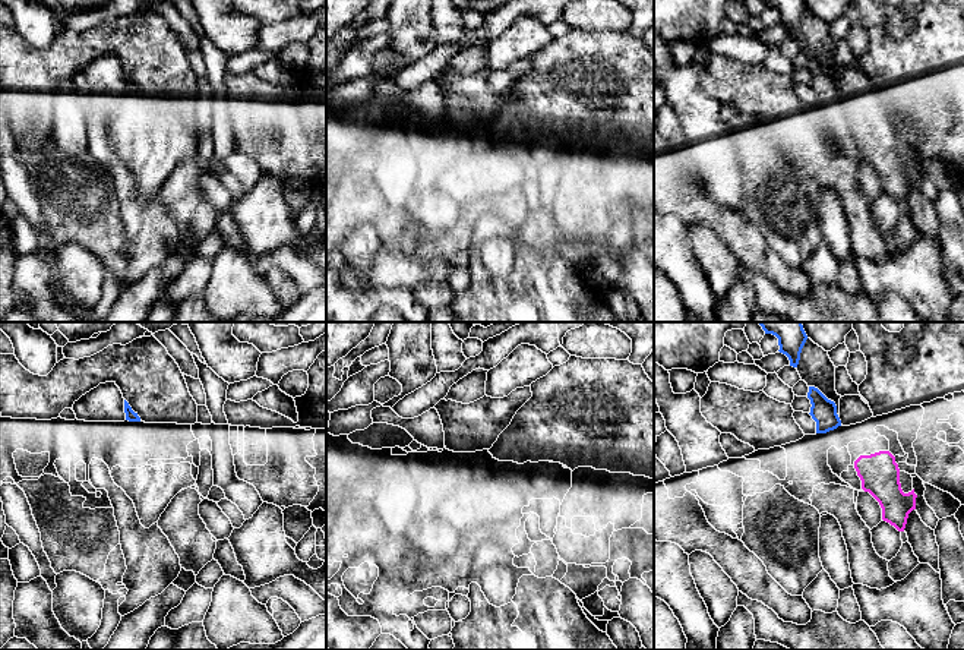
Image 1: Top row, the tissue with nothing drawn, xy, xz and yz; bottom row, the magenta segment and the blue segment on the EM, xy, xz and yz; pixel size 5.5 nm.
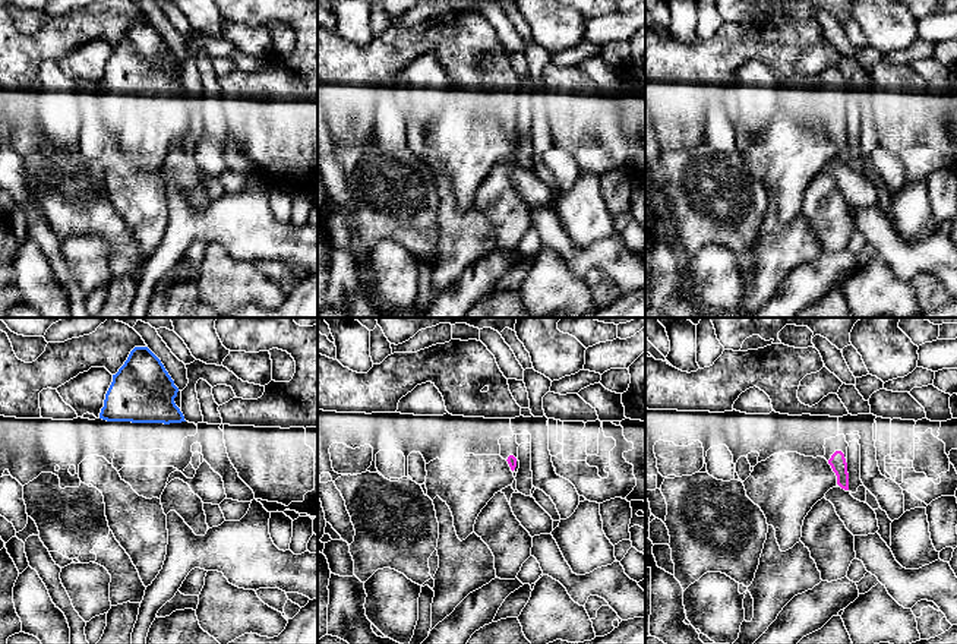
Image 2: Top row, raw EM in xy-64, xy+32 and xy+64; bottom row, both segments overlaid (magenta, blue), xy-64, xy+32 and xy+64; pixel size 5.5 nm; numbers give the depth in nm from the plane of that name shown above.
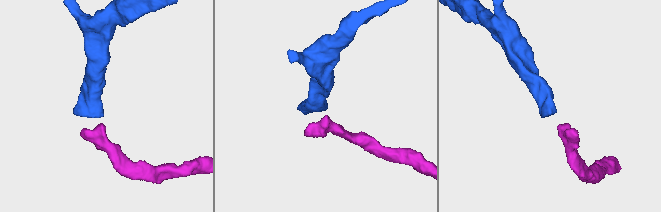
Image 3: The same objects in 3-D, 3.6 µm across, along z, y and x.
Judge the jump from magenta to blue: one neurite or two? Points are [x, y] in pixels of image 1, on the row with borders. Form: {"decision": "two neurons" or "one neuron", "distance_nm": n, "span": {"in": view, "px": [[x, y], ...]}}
{"decision": "two neurons", "distance_nm": 200, "span": {"in": "yz", "px": [[860, 456], [840, 425]]}}

